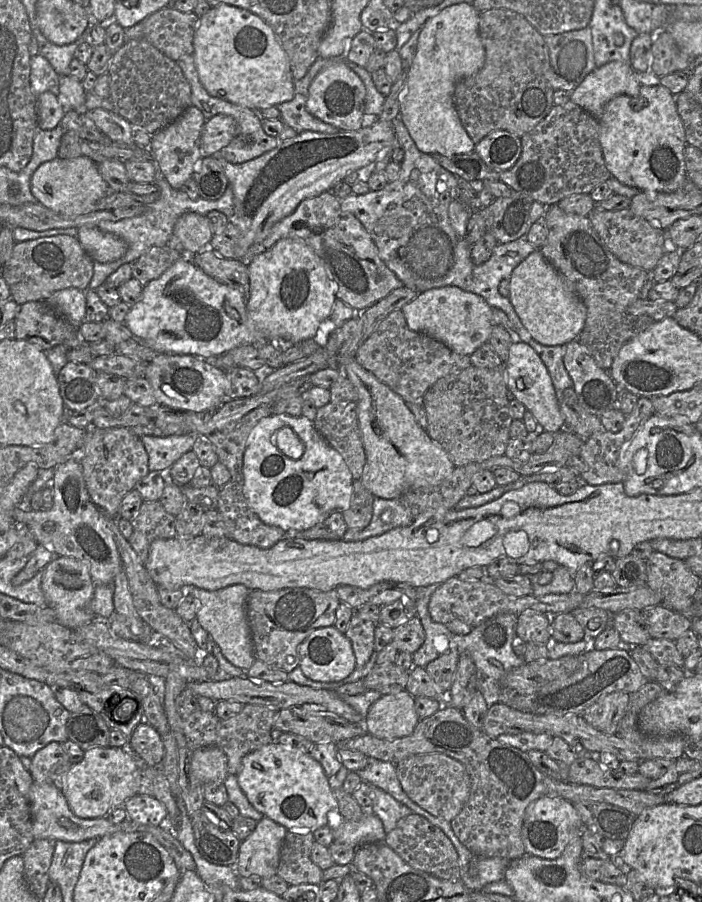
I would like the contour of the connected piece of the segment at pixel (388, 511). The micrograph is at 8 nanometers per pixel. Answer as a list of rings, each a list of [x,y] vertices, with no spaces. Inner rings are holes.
[[[375,497],[370,523],[363,529],[348,528],[342,539],[346,542],[362,541],[396,527],[408,526],[413,520],[411,512],[400,499]]]

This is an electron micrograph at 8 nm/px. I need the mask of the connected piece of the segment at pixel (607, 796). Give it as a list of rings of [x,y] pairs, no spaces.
[[[444,704],[433,715],[420,719],[408,736],[385,740],[366,732],[338,744],[339,748],[357,750],[367,757],[393,764],[413,755],[430,753],[442,753],[460,761],[470,776],[470,794],[450,825],[459,841],[474,855],[481,857],[515,860],[526,854],[521,837],[525,810],[541,796],[560,796],[572,804],[581,801],[609,803],[628,810],[635,817],[647,808],[667,803],[665,794],[646,790],[596,788],[554,780],[530,761],[527,752],[491,738],[469,723],[460,709],[449,704]]]

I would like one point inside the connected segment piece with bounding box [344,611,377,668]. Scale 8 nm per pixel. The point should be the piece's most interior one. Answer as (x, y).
(360, 631)

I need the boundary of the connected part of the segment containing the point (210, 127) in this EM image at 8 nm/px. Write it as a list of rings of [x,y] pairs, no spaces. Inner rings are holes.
[[[218,114],[207,120],[201,136],[200,150],[204,157],[218,154],[238,135],[239,127],[234,118]]]

